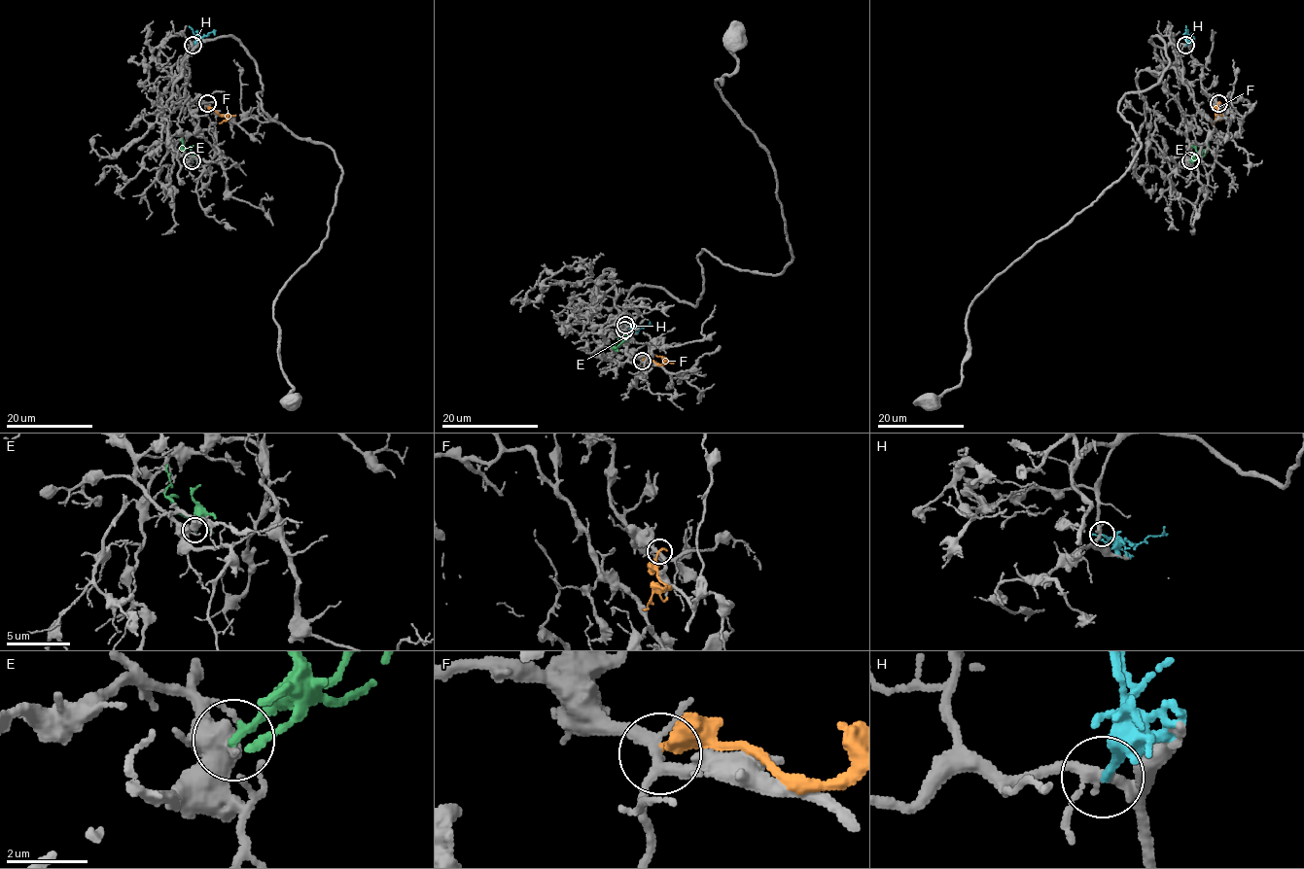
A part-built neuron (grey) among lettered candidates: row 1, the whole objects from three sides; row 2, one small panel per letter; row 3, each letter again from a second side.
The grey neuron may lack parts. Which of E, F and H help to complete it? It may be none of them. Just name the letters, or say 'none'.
none

